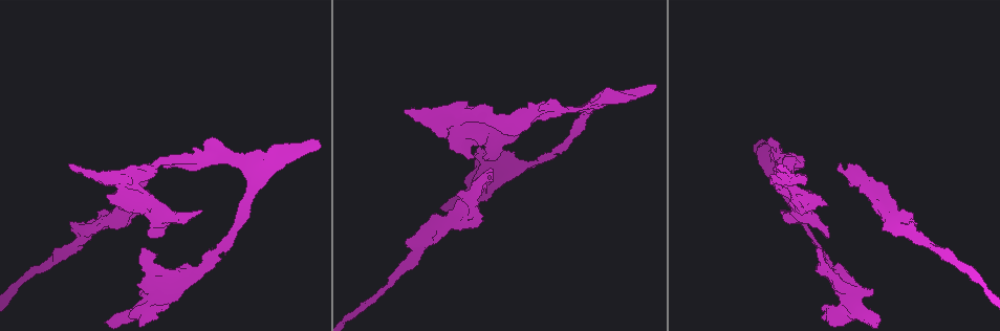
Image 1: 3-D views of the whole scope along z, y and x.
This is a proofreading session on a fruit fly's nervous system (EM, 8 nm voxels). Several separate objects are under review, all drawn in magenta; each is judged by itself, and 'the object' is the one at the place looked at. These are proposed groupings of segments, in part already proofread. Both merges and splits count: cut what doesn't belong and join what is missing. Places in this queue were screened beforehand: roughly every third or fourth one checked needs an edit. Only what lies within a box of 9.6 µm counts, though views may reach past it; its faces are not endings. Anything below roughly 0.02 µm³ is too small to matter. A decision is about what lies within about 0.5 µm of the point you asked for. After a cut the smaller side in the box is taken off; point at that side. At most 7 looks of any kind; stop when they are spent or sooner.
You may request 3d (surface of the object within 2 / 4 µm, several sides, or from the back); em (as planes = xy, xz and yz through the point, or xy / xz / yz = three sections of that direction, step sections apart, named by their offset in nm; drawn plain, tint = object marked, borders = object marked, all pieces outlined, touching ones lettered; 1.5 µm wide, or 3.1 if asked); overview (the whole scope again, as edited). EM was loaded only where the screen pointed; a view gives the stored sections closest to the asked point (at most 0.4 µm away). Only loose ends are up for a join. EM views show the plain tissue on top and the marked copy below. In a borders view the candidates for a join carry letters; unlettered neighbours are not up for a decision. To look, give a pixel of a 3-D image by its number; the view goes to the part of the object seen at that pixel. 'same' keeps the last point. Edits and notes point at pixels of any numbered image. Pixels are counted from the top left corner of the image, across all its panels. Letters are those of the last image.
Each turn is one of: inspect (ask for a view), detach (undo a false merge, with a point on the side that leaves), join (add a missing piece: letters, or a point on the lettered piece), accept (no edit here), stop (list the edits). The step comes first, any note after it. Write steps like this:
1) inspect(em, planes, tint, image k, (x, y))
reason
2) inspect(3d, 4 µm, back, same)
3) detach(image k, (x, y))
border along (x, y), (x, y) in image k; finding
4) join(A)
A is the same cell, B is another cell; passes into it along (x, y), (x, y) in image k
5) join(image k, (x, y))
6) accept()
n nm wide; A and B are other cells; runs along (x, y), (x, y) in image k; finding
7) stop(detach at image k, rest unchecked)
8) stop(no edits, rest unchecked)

inspect(em, planes, borders, image 1, (158, 317))
thick end

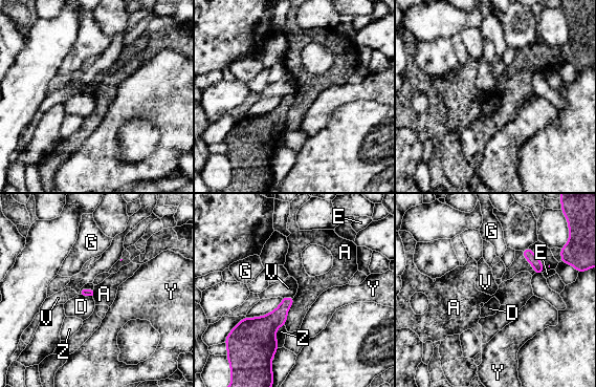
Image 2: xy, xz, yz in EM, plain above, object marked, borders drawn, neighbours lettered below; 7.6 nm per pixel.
accept()
A touches over 240 nm; A, D, E, G, V, Y and Z are other cells; border along (92, 291), (83, 289), (81, 294) in image 2; none of them fits

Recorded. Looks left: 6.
inspect(3d, 2 µm, back, image 1, (496, 133))

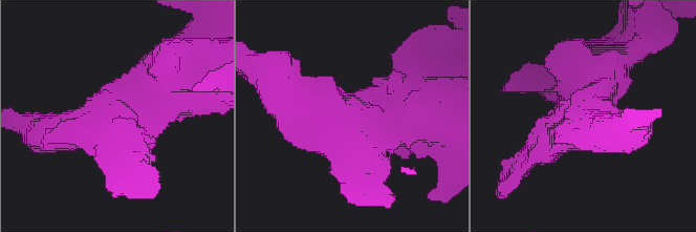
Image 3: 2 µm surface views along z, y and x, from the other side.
inspect(em, planes, borders, image 3, (585, 113))
now the EM

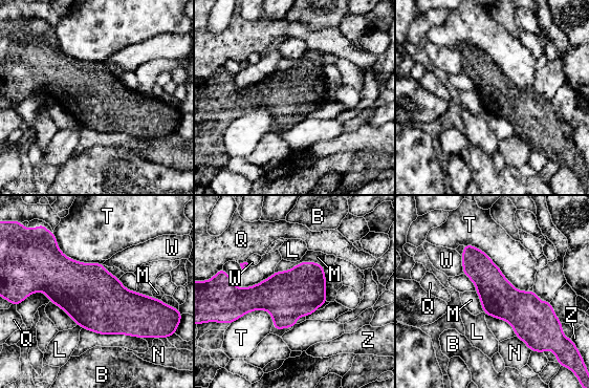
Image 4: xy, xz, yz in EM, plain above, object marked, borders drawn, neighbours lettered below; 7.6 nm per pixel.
accept()
B, L, M, N, Q, T, W and Z are other cells; border along (460, 256), (463, 273) in image 4; all the same neuron

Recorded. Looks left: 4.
inspect(em, planes, borders, image 1, (541, 161))
sudden change in width

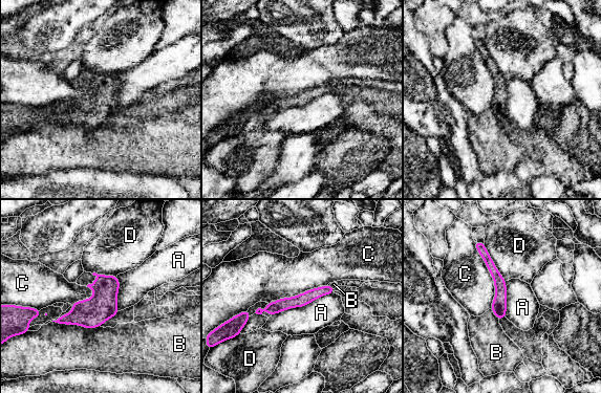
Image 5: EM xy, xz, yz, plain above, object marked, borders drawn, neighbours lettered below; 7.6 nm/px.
accept()
A, B, C and D are other cells; border along (473, 241), (493, 279), (491, 308) in image 5; one neuron here

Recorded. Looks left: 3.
stop(no edits, rest unchecked)

